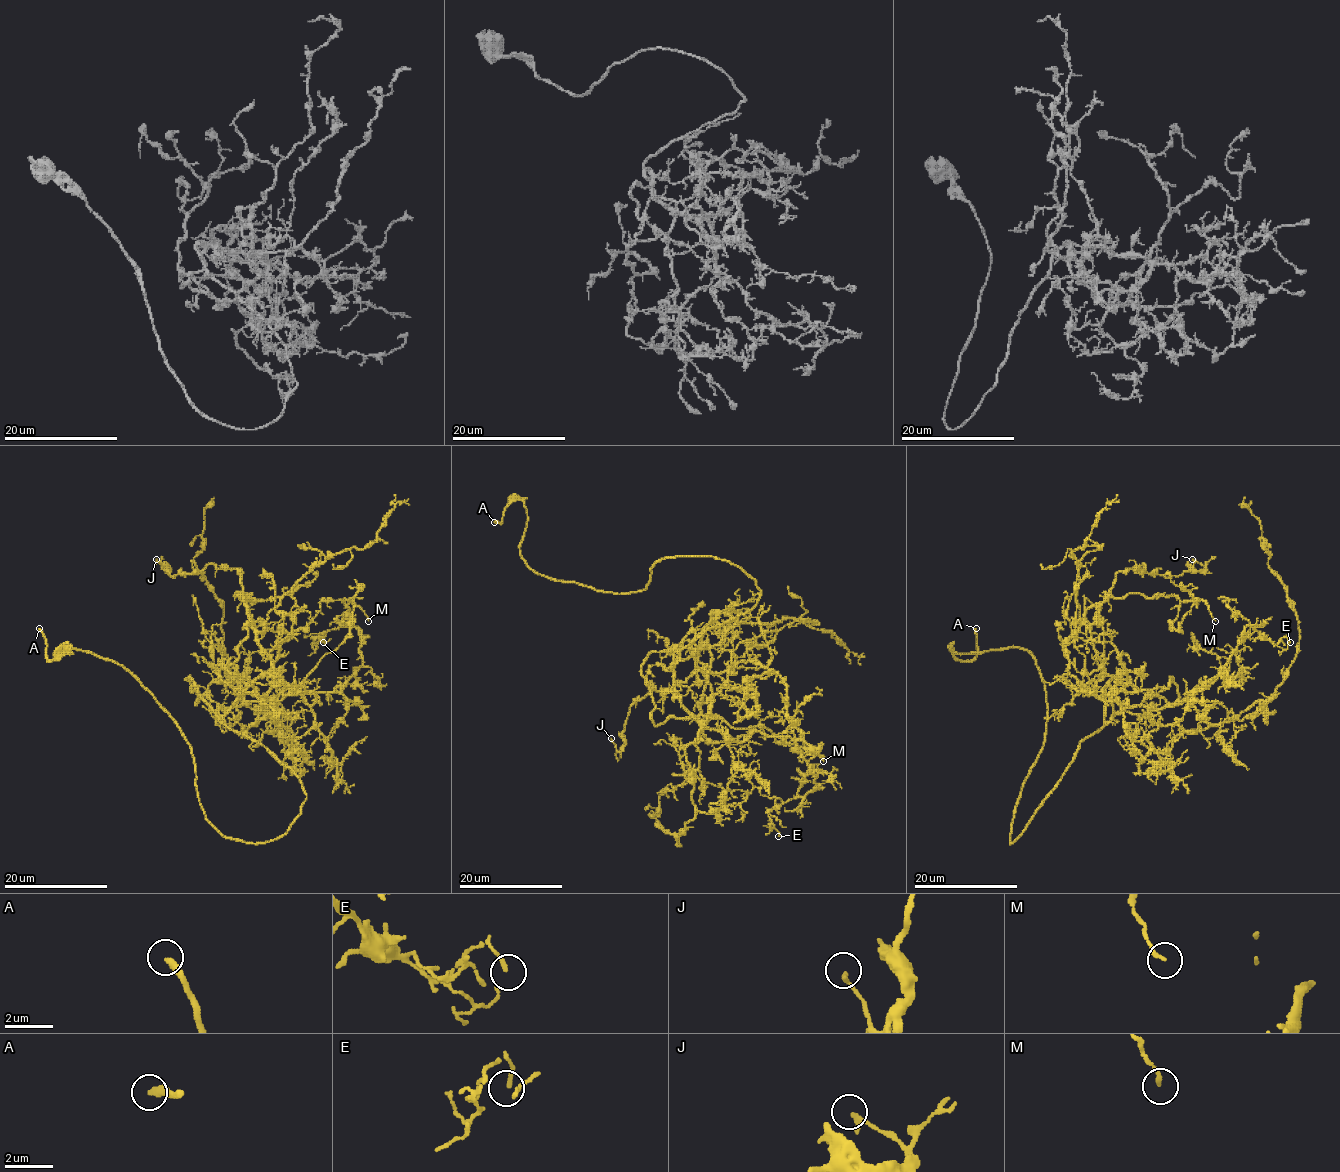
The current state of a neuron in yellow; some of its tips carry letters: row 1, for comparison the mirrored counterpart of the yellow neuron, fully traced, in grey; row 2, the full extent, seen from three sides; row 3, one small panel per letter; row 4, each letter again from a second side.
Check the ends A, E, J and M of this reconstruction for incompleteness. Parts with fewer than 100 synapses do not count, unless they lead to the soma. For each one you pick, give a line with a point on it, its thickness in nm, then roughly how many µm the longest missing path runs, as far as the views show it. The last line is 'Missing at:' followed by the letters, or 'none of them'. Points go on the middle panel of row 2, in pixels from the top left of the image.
A: (494, 522) | 320 nm | 10 µm
Missing at: A

